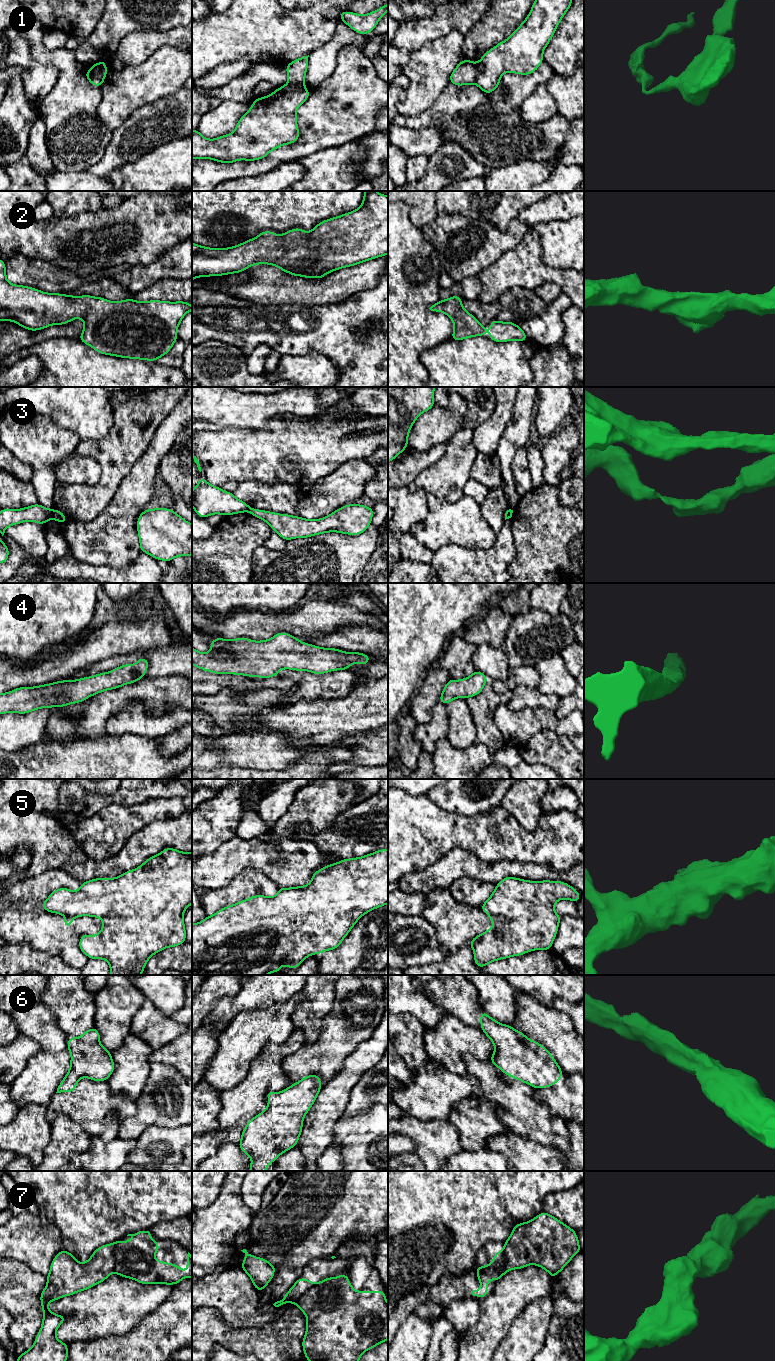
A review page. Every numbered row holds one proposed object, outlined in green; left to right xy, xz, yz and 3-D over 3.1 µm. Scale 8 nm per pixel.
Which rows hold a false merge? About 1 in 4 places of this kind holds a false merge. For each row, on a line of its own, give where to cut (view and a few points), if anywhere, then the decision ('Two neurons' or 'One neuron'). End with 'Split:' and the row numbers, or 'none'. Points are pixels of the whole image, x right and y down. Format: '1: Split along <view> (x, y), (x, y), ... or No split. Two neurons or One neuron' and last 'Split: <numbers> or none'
1: Split along yz (479, 63), (474, 83). Two neurons
2: No split. One neuron
3: Split along xy (51, 510), (52, 517). Two neurons
4: No split. One neuron
5: No split. One neuron
6: No split. One neuron
7: Split along yz (504, 1250), (502, 1265), (489, 1266), (485, 1269), (478, 1267). Two neurons
Split: 1, 3, 7

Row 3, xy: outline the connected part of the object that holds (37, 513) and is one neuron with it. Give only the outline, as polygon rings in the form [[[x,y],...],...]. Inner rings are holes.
[[[34,504],[21,509],[0,510],[0,533],[2,536],[7,527],[32,521],[44,525],[52,518],[52,509],[45,508],[41,504]]]

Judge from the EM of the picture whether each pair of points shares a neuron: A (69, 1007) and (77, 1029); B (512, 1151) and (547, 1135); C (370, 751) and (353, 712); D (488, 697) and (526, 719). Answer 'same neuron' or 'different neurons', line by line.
A: same neuron
B: different neurons
C: different neurons
D: different neurons

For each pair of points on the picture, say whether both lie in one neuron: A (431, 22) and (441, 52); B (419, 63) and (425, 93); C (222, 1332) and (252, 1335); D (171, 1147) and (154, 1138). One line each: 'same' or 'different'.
A: different
B: same
C: same
D: same

